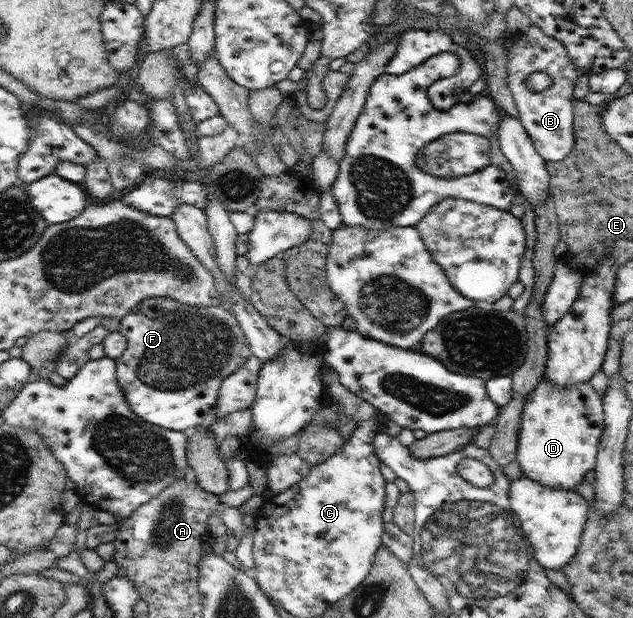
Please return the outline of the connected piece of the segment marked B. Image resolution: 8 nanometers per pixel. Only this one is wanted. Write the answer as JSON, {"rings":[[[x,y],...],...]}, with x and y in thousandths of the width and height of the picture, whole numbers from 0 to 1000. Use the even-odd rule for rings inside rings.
{"rings":[[[837,40],[831,53],[809,55],[809,74],[801,83],[801,136],[818,176],[820,194],[840,223],[845,243],[859,259],[888,261],[908,233],[907,131],[923,118],[900,95],[894,74],[882,63],[866,60],[853,44]],[[855,115],[872,126],[872,138],[855,149],[834,144],[831,128],[839,118]]]}

